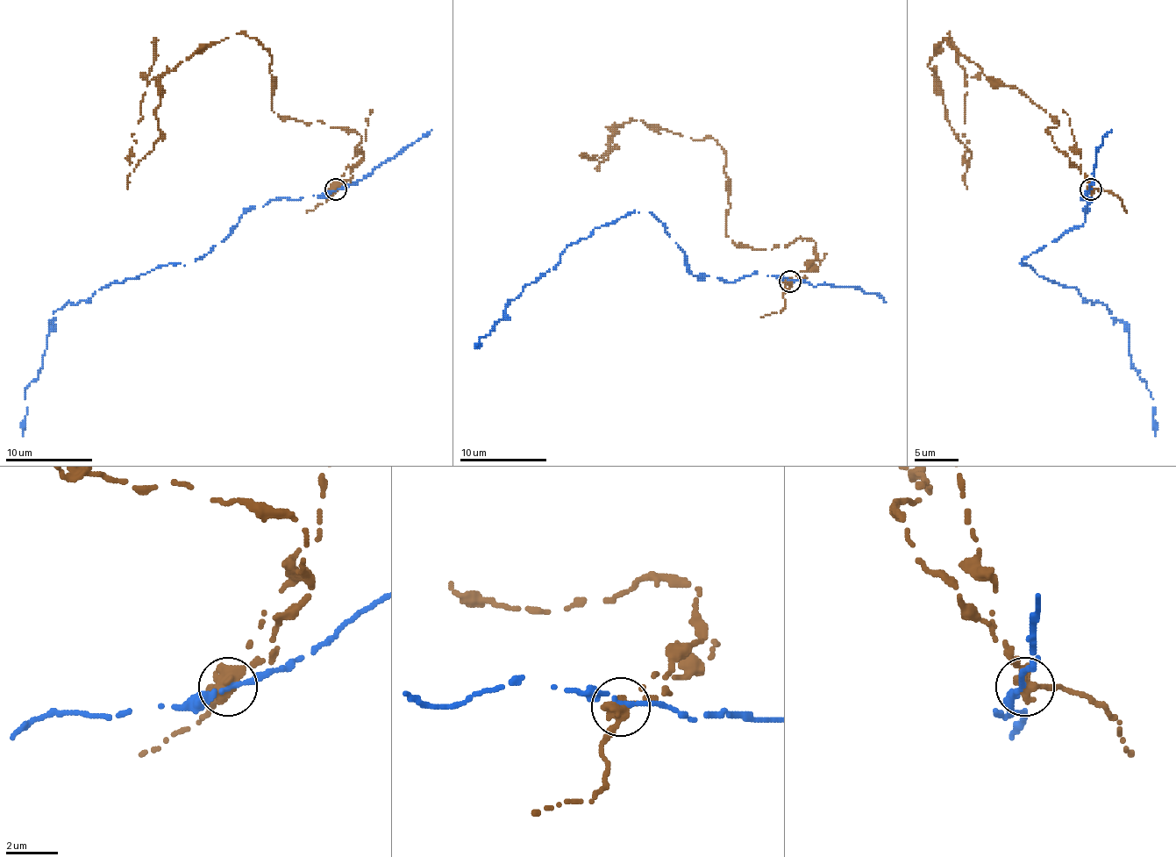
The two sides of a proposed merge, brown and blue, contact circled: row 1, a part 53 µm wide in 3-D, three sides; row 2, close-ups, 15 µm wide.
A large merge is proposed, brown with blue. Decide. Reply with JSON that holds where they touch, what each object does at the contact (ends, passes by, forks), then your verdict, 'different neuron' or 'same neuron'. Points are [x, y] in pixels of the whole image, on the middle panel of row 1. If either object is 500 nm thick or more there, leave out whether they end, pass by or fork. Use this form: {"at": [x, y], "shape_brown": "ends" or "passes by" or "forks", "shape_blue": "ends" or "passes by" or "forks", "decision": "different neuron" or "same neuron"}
{"at": [790, 282], "shape_brown": "passes by", "shape_blue": "passes by", "decision": "different neuron"}

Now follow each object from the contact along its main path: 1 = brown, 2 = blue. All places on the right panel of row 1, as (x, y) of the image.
1: (1092, 189), (1054, 147), (1058, 121), (993, 83), (950, 33), (928, 66), (965, 162), (967, 82), (950, 38)
2: (1092, 189), (1080, 225), (1022, 263), (1102, 303), (1129, 333), (1130, 366), (1151, 392), (1155, 436)

